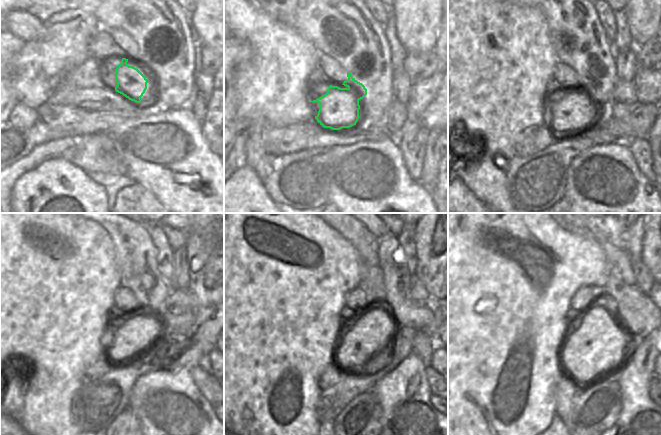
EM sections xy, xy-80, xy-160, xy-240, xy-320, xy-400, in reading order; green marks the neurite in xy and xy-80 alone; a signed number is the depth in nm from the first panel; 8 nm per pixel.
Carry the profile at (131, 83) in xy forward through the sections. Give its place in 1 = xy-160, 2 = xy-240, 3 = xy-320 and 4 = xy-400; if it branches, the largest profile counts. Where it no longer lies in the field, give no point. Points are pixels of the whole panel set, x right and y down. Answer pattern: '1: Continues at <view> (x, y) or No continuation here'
1: Continues at xy-160 (571, 111)
2: Continues at xy-240 (132, 334)
3: Continues at xy-320 (374, 327)
4: Continues at xy-400 (599, 346)

